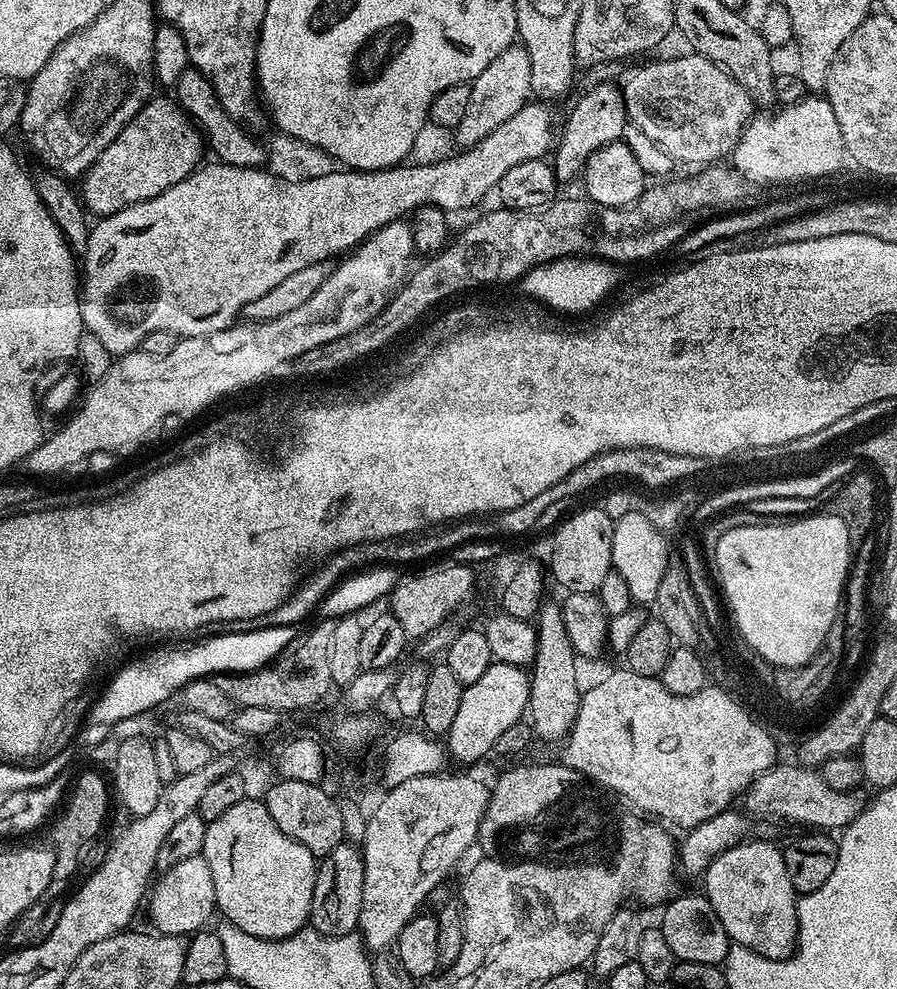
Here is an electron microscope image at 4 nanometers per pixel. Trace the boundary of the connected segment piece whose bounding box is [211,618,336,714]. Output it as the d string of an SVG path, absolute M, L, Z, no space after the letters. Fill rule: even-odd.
M321 619L308 633L297 635L284 651L264 668L246 673L213 675L214 686L219 686L233 706L258 706L283 714L304 712L312 708L334 688L330 678L330 644L334 639L335 619Z

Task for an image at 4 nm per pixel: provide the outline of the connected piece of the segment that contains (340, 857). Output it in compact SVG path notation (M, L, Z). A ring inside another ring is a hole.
M345 842L334 846L330 854L319 861L314 882L311 927L317 928L323 936L345 936L356 932L362 910L362 874L364 853L355 843Z

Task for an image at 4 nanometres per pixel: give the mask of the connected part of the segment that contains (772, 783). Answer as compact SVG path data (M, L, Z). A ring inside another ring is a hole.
M801 764L775 765L748 787L742 797L745 811L751 815L782 818L816 830L834 832L846 828L863 808L863 801L853 792L836 791L826 785L817 769Z

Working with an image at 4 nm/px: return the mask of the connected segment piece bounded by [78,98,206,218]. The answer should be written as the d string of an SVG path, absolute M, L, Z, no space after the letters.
M149 99L148 103L140 109L140 113L117 134L114 142L110 142L110 146L102 150L100 157L88 167L88 171L79 181L78 192L82 197L82 203L93 217L109 216L126 206L154 198L170 190L170 186L182 182L189 174L196 171L201 163L200 155L206 152L206 144L199 128L192 123L175 99L156 99Z

